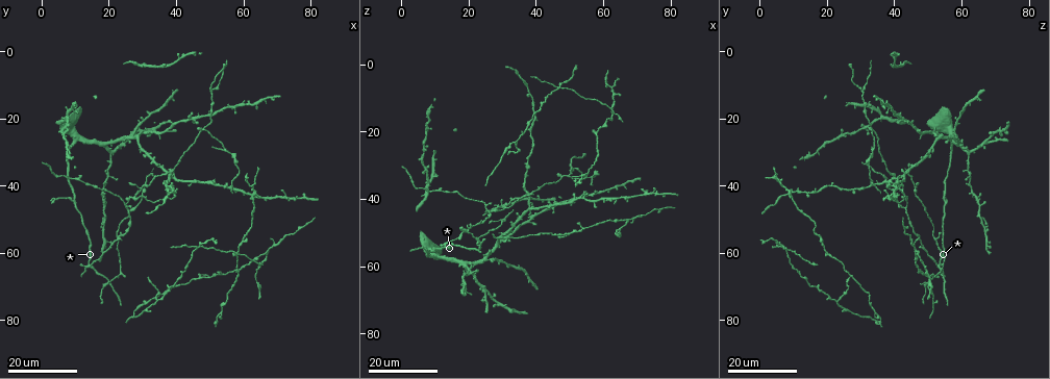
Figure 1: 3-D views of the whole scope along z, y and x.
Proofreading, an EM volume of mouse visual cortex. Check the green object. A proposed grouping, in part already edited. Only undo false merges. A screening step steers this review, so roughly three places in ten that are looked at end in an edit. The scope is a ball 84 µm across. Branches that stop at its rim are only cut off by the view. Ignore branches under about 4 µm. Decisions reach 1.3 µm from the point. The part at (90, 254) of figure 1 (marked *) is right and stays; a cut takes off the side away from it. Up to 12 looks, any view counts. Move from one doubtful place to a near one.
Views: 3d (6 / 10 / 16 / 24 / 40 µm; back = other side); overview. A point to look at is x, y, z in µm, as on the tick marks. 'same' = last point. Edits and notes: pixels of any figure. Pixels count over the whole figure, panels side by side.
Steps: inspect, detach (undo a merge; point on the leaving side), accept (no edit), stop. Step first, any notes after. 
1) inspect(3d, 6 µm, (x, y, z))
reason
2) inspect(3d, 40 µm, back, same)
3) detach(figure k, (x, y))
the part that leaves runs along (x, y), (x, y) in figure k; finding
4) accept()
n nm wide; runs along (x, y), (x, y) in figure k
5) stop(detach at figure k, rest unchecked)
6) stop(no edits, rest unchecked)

inspect(3d, 24 µm, (15.0, 64.5, 53.0))
four arms meet

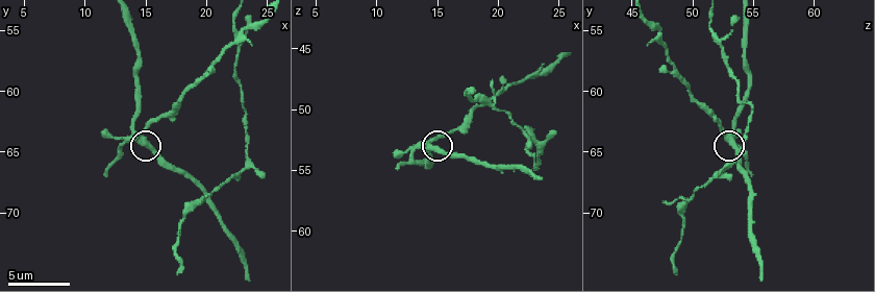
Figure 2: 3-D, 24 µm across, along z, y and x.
inspect(3d, 6 µm, (14.4, 63.6, 52.8))

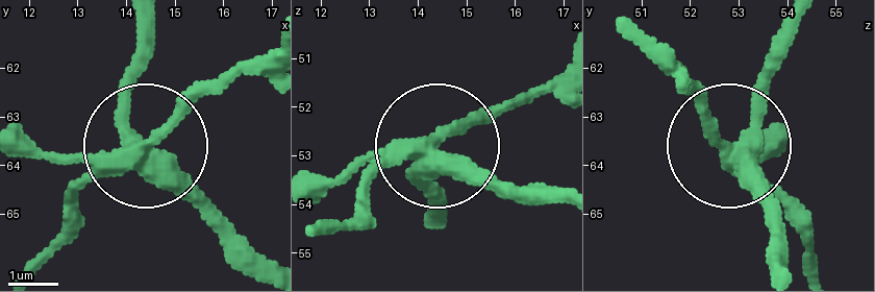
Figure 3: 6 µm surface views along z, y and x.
accept()
side arm 91 µm; runs along (796, 28), (734, 144), (783, 236) in figure 3; all the same neuron

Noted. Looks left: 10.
inspect(3d, 24 µm, (27.5, 43.0, 43.0))
two arms at a narrow angle

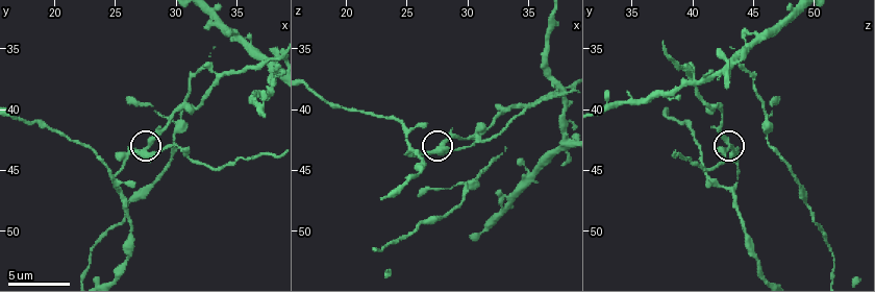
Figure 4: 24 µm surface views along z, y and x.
inspect(3d, 6 µm, same)
closer look

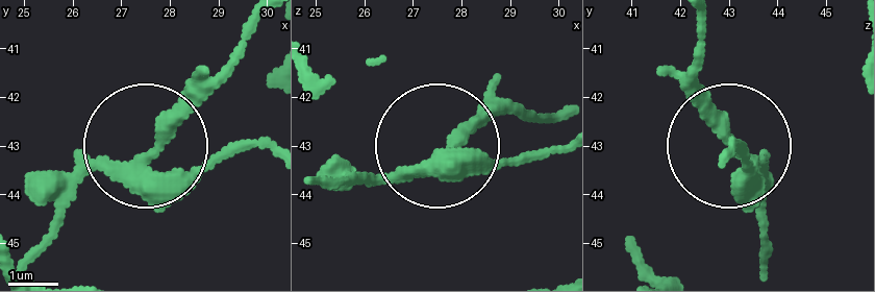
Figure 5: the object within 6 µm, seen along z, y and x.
detach(figure 5, (205, 162))
370 nm wide; the part that leaves runs along (138, 171), (196, 171), (271, 146) in figure 5; two neurons meet here

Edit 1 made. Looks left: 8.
inspect(overview)
see it whole again

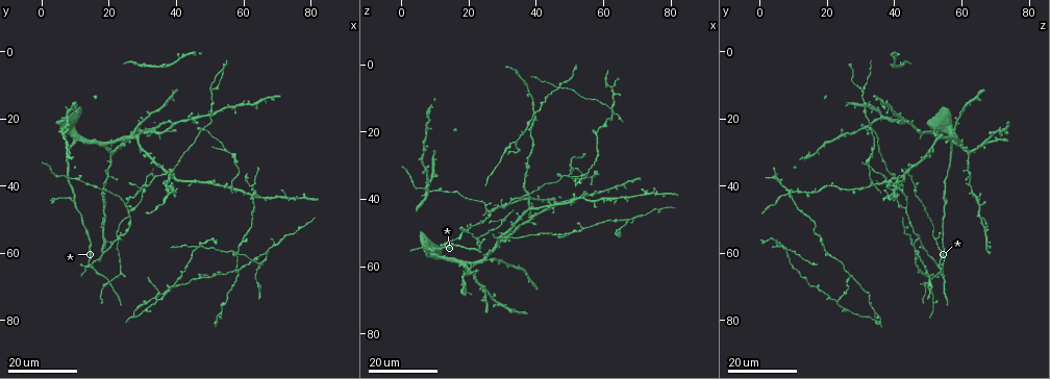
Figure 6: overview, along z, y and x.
inspect(3d, 16 µm, (30.2, 41.2, 46.0))
looks like a crossing

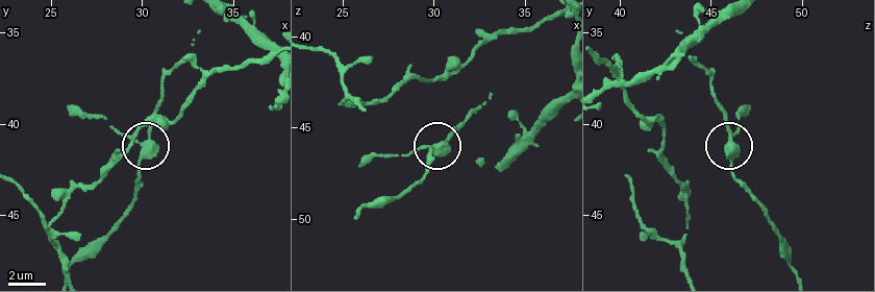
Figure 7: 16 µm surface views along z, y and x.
inspect(3d, 6 µm, (30.0, 41.2, 46.2))
closer look

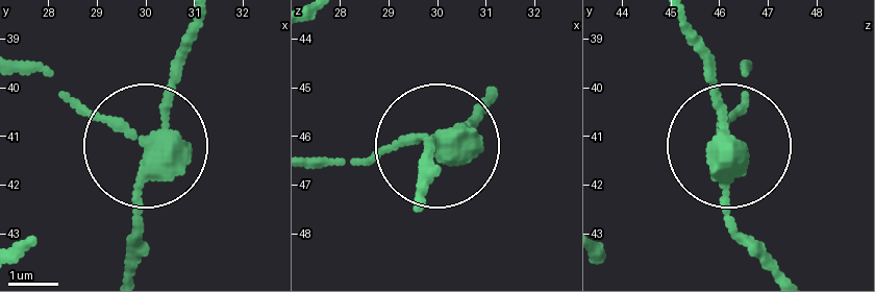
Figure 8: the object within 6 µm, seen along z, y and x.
accept()
runs along (191, 22), (149, 142), (75, 108), (42, 64) in figure 8; one neuron here

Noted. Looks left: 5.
inspect(3d, 10 µm, (22.8, 61.4, 54.8))
calibre changes

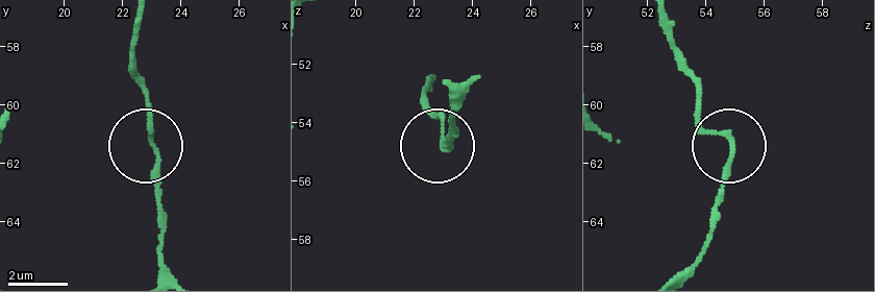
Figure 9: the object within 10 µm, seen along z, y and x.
accept()
runs along (661, 20), (696, 87), (701, 124), (728, 147), (714, 226) in figure 9; continuous, no second neuron

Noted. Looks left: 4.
inspect(3d, 24 µm, (48.5, 23.5, 33.0))
four or more arms meet

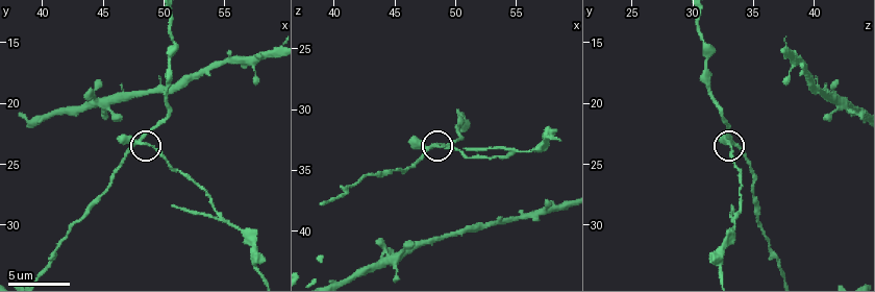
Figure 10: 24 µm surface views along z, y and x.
inspect(3d, 6 µm, (48.0, 23.0, 33.0))

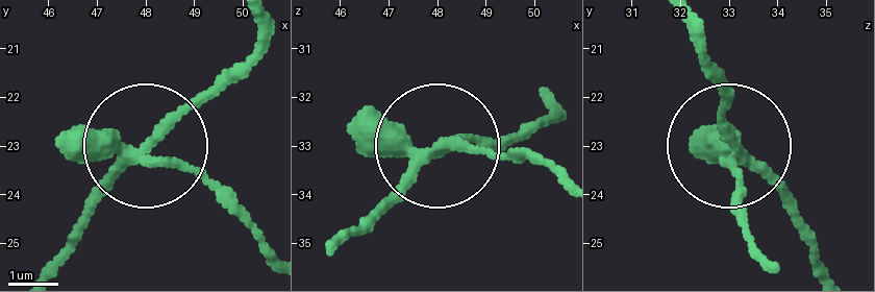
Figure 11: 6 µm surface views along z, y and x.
inspect(3d, 6 µm, back, same)

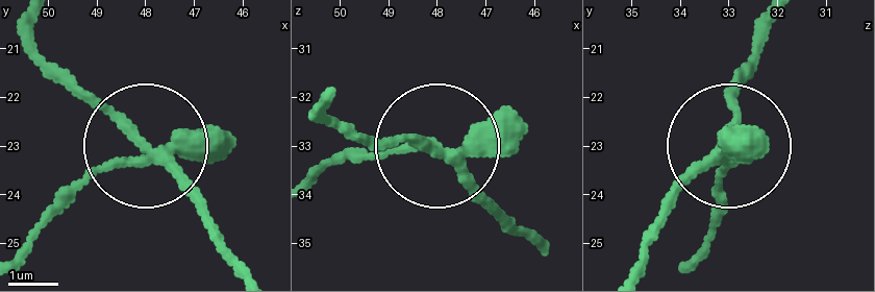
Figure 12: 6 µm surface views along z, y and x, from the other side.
detach(figure 12, (80, 181))
4 arms; the part that leaves runs along (153, 160), (108, 164), (21, 247) in figure 12; two neurons meet here

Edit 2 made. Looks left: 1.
stop(detach at figure 5, detach at figure 12, rest unchecked)

